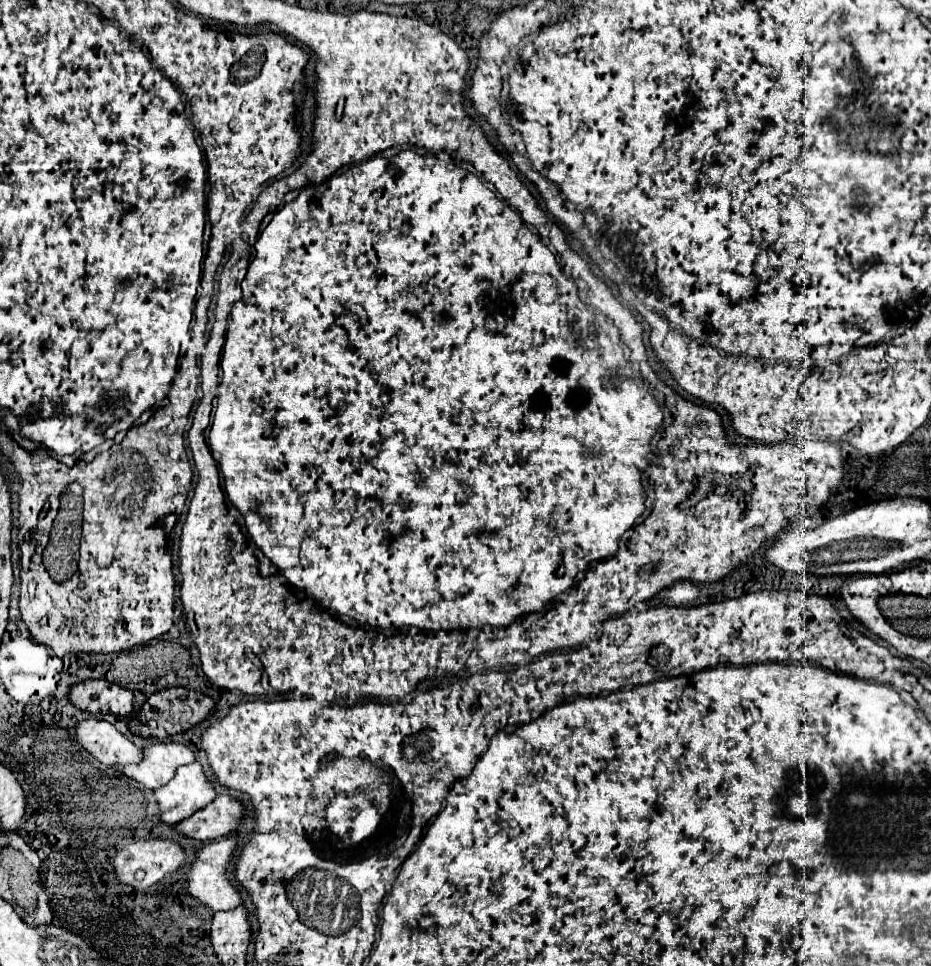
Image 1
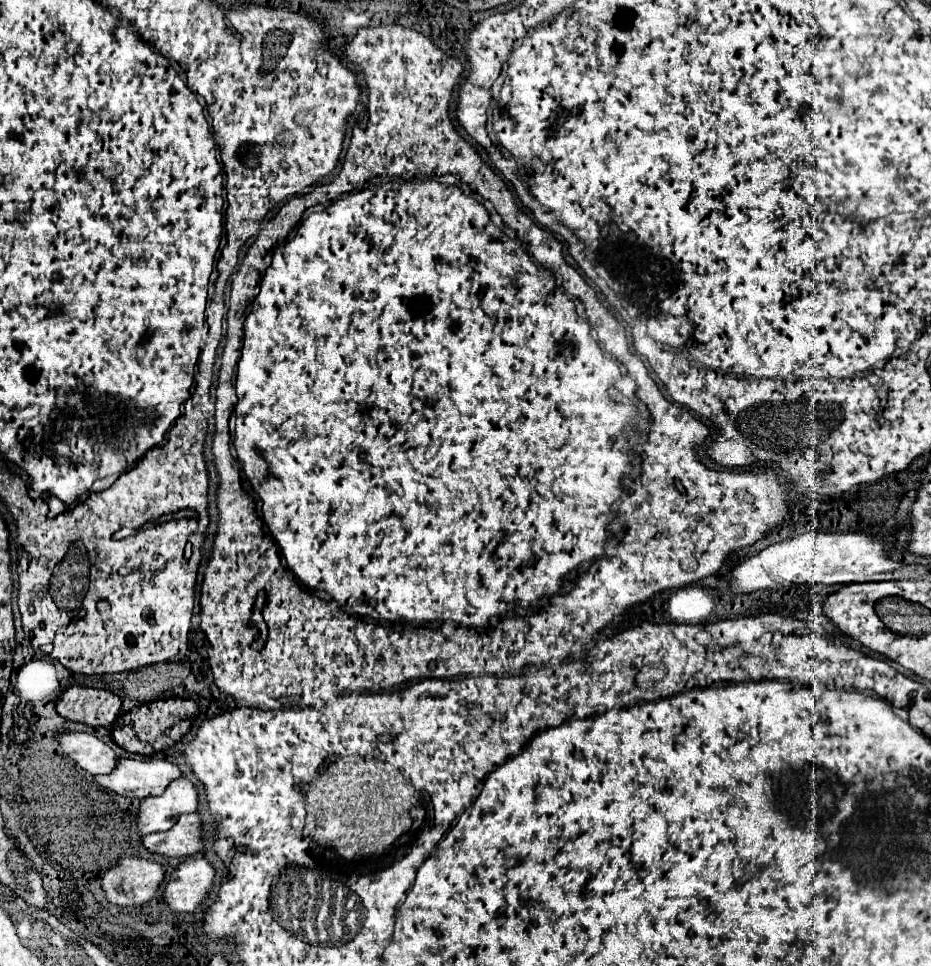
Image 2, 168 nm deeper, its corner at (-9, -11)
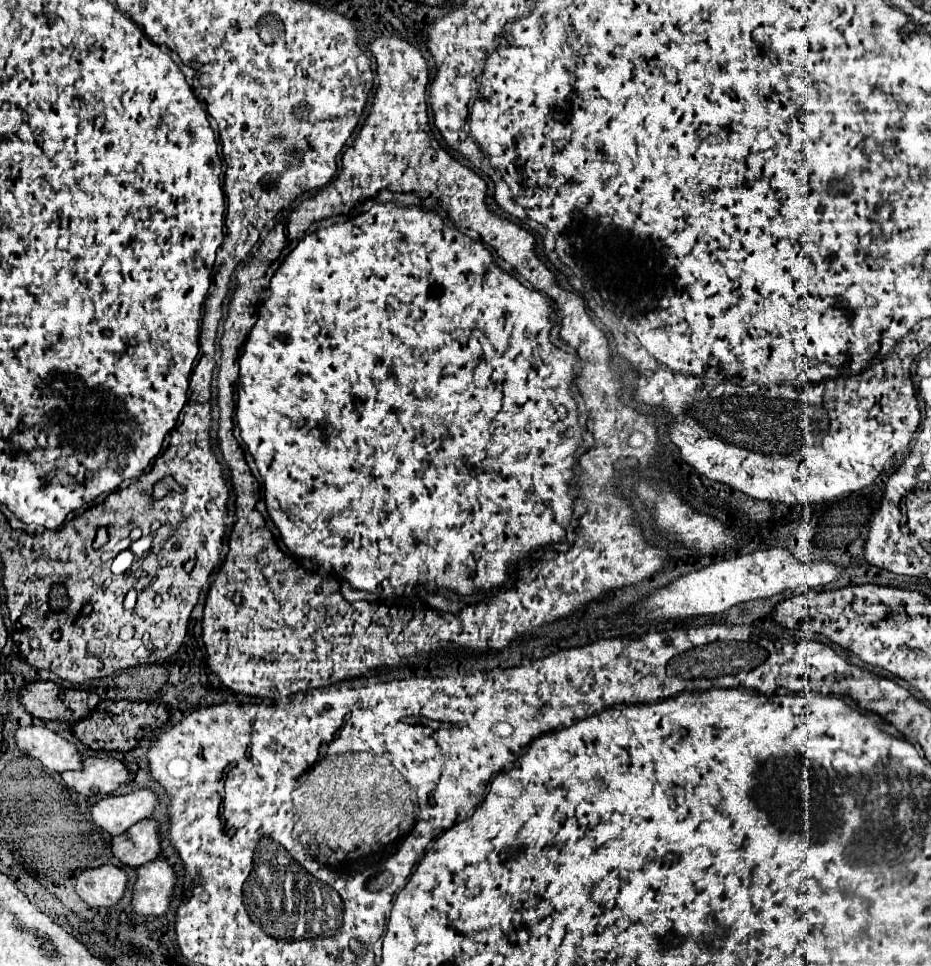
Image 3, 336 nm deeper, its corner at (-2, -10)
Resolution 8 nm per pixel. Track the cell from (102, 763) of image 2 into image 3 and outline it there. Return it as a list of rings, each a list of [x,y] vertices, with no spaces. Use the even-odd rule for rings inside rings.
[[[43,725],[21,727],[15,731],[15,739],[17,747],[23,753],[39,759],[45,767],[53,771],[63,773],[67,769],[83,767],[83,755],[79,753],[79,749],[71,741],[63,739]]]

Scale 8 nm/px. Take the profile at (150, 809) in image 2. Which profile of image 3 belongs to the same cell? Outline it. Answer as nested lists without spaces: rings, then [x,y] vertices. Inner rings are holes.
[[[137,789],[125,795],[111,795],[91,807],[93,821],[111,835],[121,835],[127,827],[147,819],[161,805],[159,797],[151,789]]]

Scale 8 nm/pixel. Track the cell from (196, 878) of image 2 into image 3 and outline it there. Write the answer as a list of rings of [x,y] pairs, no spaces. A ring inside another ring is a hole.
[[[165,859],[145,863],[137,869],[137,883],[133,887],[133,909],[141,915],[163,915],[171,905],[175,883],[175,867]]]

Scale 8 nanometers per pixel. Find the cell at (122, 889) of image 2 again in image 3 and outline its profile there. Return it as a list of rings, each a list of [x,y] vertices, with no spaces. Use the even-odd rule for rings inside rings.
[[[115,865],[87,869],[79,875],[75,891],[91,907],[113,907],[127,891],[127,873]]]

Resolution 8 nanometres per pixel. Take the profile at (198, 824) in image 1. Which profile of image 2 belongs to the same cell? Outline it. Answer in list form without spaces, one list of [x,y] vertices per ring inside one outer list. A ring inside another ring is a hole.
[[[182,814],[166,832],[142,836],[142,846],[152,854],[168,858],[192,856],[202,848],[202,826],[198,814]]]

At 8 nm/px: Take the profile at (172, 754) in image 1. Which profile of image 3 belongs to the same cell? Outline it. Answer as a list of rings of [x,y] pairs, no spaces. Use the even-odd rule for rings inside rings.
[[[87,757],[83,761],[83,771],[63,771],[63,781],[77,793],[91,795],[111,795],[133,783],[133,771],[113,757]]]

